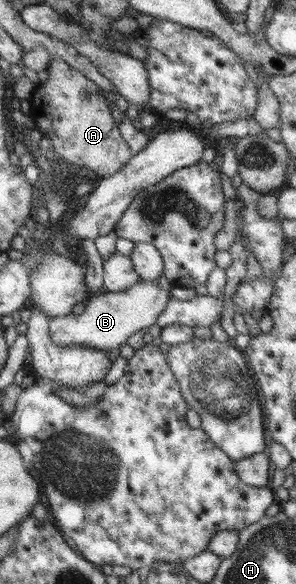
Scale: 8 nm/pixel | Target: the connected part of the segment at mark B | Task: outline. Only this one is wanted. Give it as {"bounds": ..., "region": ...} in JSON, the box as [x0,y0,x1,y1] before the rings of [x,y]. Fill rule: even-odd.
{"bounds":[47,280,169,353],"region":[[[141,280],[127,292],[104,291],[101,294],[90,295],[85,301],[86,309],[82,315],[70,314],[47,319],[49,337],[57,347],[83,345],[110,353],[121,348],[137,331],[145,331],[146,327],[157,324],[156,319],[163,314],[169,299],[169,290],[162,289],[157,280]]]}

